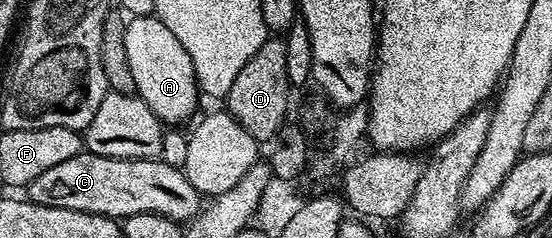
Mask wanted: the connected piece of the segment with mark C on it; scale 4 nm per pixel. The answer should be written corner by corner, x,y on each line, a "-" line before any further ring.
89,151
78,152
73,158
60,162
50,170
33,178
33,182
25,185
26,199
33,204
60,208
61,210
77,210
78,212
93,212
98,216
110,216
112,218
126,218
142,212
153,212
168,216
170,220
190,222
201,211
201,194
189,182
189,178
183,173
182,168
174,168
167,165
162,158
149,160
122,160
121,158
105,158
101,154
93,154

